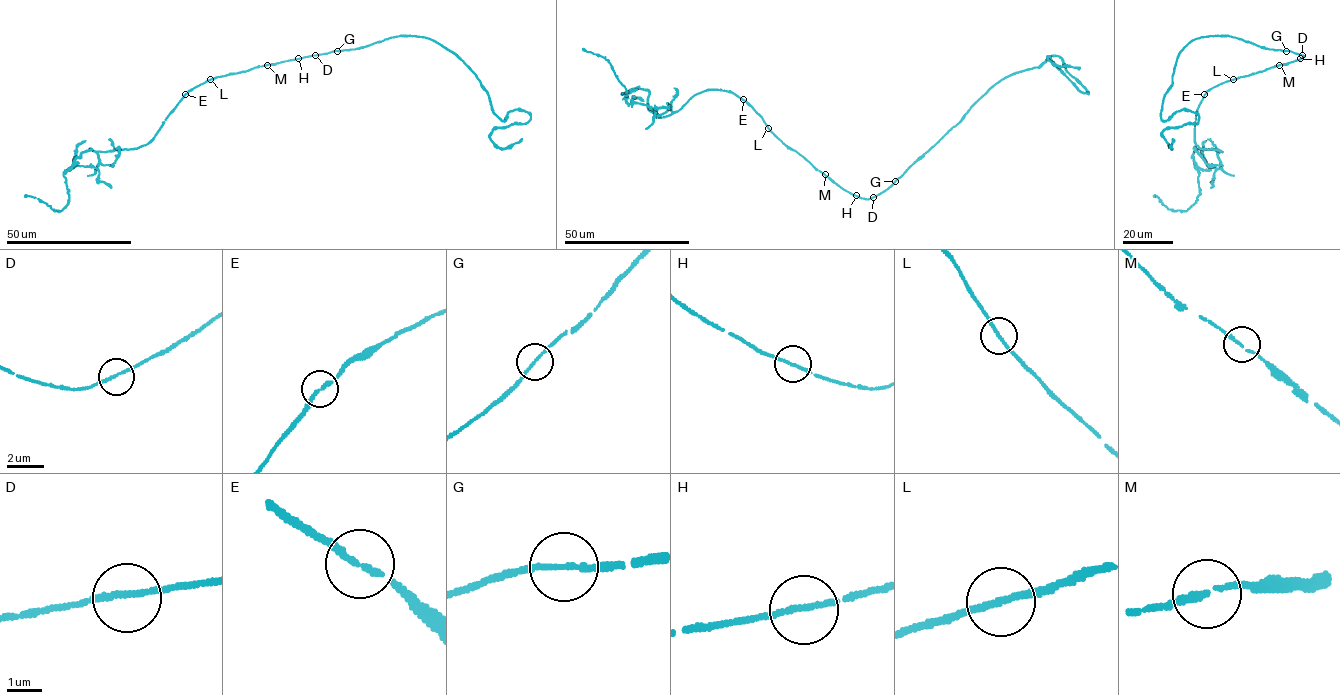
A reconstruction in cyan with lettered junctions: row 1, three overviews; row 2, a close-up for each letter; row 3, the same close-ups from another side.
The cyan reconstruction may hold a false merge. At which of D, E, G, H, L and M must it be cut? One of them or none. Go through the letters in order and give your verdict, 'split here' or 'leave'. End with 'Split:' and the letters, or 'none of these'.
D: leave
E: leave
G: leave
H: leave
L: leave
M: leave
Split: none of these

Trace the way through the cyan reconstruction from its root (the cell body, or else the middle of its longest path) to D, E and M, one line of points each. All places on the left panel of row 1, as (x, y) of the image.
D: (301, 58), (315, 55)
E: (301, 58), (216, 77), (185, 94)
M: (301, 58), (267, 65)

